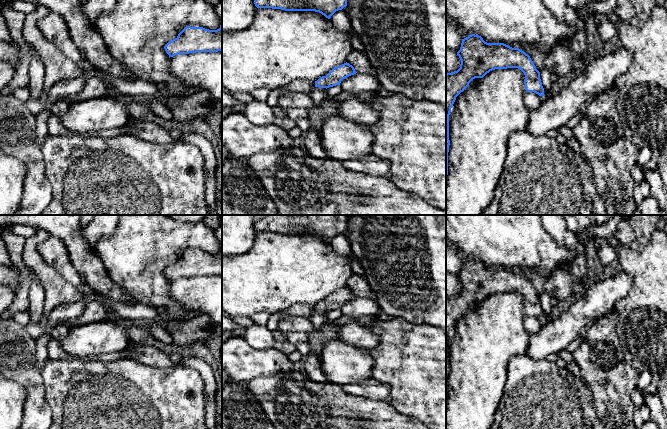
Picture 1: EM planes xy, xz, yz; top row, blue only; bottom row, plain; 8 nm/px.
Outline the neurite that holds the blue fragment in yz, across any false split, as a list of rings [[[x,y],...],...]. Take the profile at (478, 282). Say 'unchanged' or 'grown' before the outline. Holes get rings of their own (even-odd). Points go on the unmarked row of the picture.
unchanged; [[[471,258],[462,263],[457,276],[461,284],[457,295],[446,298],[446,401],[448,399],[449,339],[456,321],[475,302],[483,302],[495,293],[518,292],[524,299],[525,314],[544,320],[540,296],[530,280],[519,272],[504,267],[487,267],[479,259]]]

